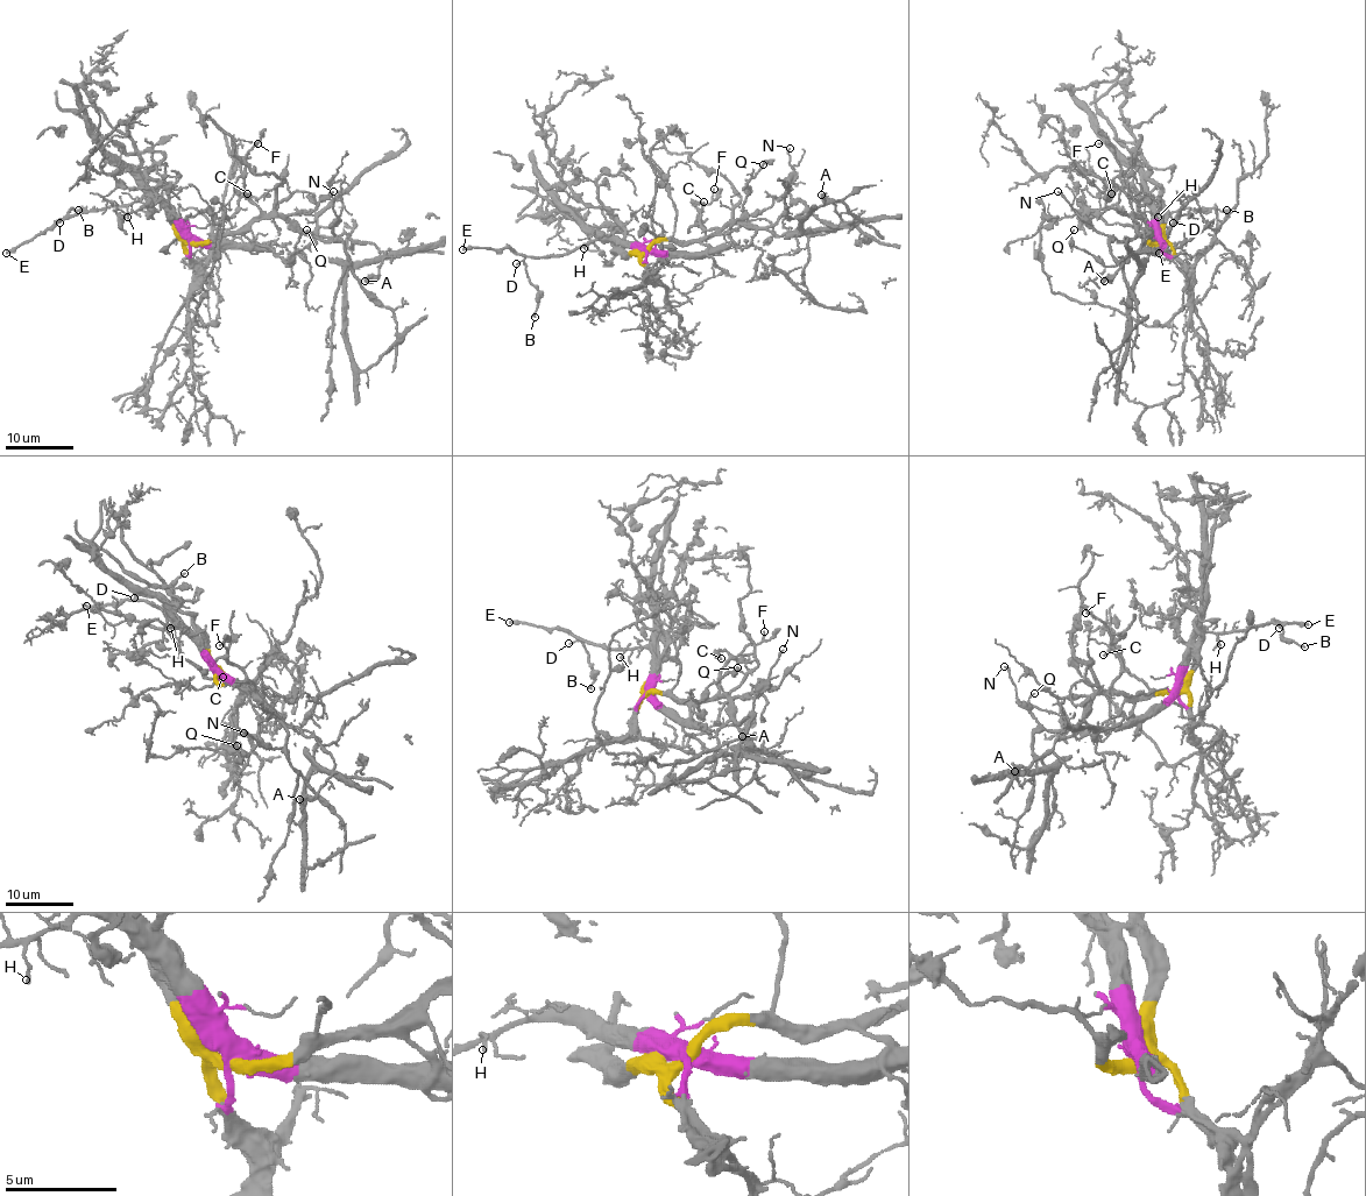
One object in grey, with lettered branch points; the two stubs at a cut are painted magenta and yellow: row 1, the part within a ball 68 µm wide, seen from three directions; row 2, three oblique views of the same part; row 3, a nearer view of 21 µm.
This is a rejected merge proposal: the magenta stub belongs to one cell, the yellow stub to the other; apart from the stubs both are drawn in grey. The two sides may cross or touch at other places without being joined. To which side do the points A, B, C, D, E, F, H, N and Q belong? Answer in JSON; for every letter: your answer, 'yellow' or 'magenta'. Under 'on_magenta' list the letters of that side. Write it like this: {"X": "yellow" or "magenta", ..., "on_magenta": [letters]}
{"A": "yellow", "B": "magenta", "C": "yellow", "D": "magenta", "E": "magenta", "F": "yellow", "H": "magenta", "N": "yellow", "Q": "yellow", "on_magenta": ["B", "D", "E", "H"]}

